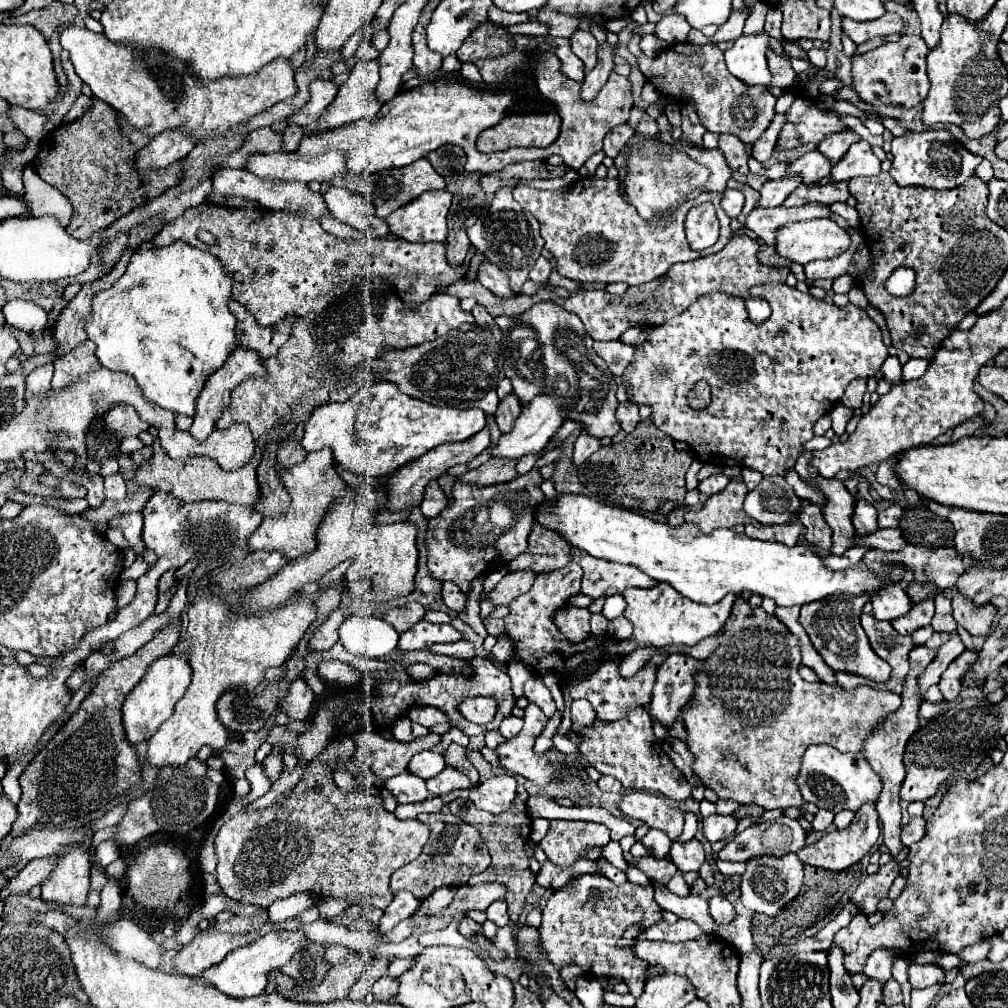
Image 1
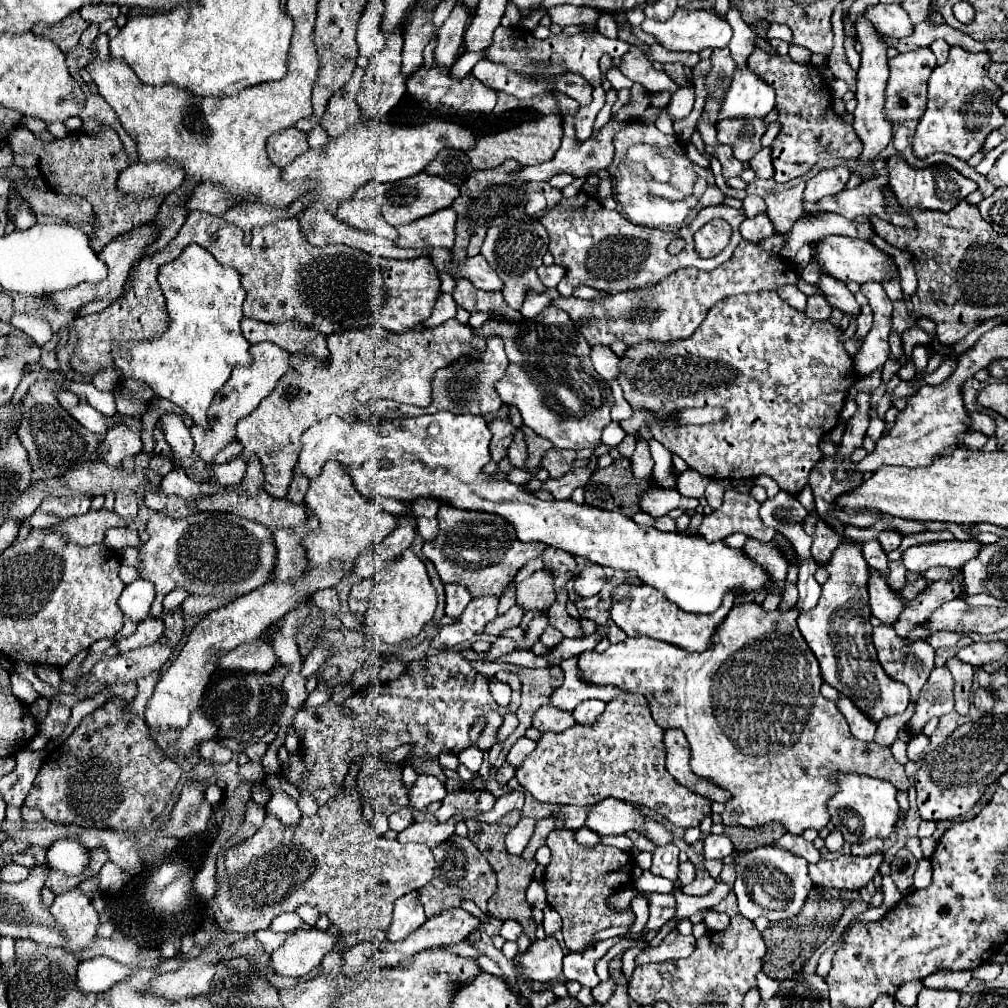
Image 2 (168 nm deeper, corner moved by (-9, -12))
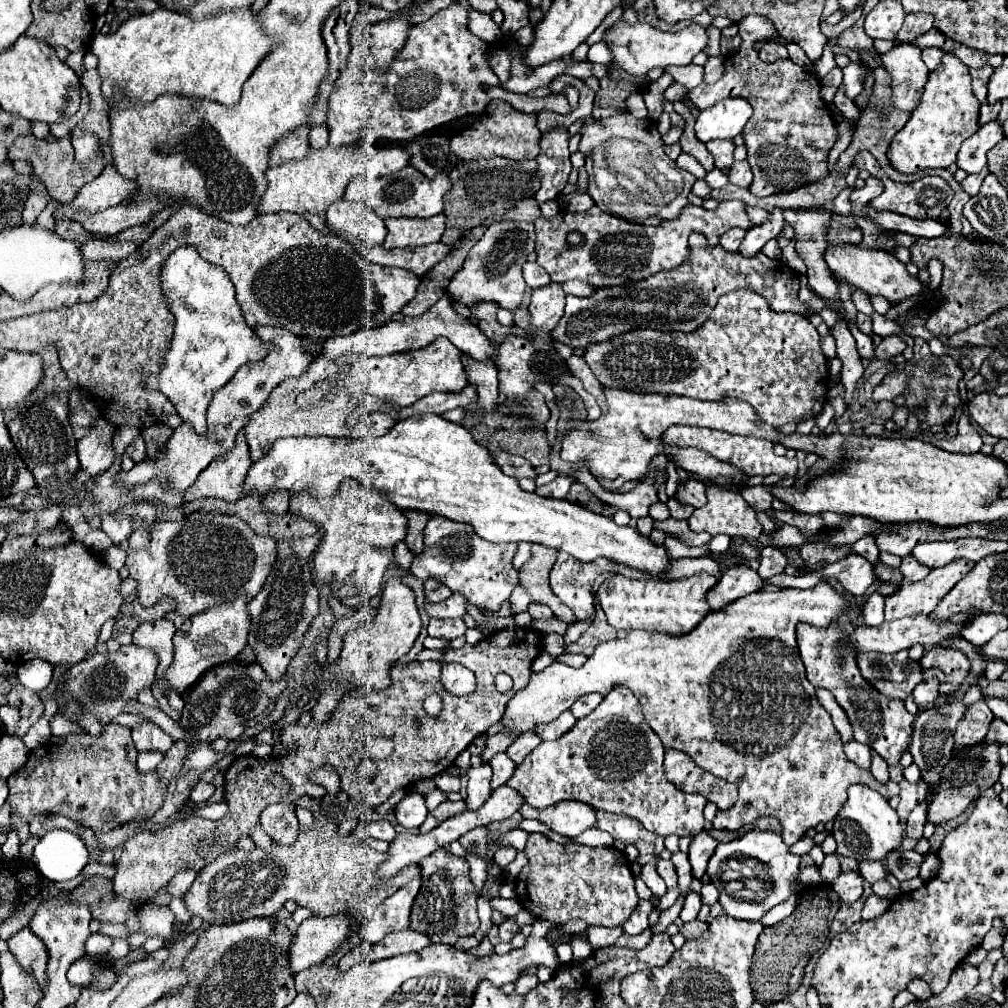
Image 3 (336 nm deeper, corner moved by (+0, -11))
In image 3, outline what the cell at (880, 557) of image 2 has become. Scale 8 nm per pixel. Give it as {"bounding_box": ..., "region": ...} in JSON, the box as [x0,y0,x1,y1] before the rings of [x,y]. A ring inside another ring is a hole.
{"bounding_box":[864,591,884,625],"region":[[[874,591],[866,605],[864,605],[864,621],[866,625],[880,625],[884,621],[884,595],[880,591]]]}

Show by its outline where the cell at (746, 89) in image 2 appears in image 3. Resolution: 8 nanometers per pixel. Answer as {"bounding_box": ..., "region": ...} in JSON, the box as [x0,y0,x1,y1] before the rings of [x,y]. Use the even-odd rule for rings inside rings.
{"bounding_box":[696,97,752,143],"region":[[[730,97],[718,101],[716,105],[700,111],[696,119],[696,137],[702,143],[708,143],[712,139],[736,137],[750,117],[752,117],[752,105],[742,97]]]}

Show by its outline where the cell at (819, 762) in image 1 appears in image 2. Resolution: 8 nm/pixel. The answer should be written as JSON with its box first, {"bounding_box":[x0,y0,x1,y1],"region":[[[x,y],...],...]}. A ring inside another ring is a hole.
{"bounding_box":[829,774,899,844],"region":[[[841,774],[837,776],[839,792],[829,800],[829,814],[833,826],[843,834],[843,840],[847,844],[863,844],[871,838],[887,840],[895,824],[899,820],[899,804],[895,800],[897,790],[891,782],[869,778],[869,776],[857,776],[857,774]]]}

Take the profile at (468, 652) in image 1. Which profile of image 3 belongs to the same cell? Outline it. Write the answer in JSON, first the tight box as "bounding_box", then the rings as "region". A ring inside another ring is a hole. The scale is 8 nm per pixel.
{"bounding_box":[528,603,552,619],"region":[[[530,603],[528,613],[530,613],[532,619],[550,619],[552,617],[552,611],[544,605],[538,605],[538,603]]]}

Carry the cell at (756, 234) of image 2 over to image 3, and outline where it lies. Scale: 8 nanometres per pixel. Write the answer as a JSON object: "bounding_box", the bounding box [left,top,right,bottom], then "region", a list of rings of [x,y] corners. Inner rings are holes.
{"bounding_box":[720,229,746,251],"region":[[[730,229],[730,231],[726,231],[726,233],[720,237],[720,245],[722,245],[724,249],[728,249],[728,251],[738,251],[740,241],[744,239],[744,235],[746,235],[744,229]]]}

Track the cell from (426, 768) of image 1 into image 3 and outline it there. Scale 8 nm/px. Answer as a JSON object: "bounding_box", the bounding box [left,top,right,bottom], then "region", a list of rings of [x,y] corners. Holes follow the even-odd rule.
{"bounding_box":[394,793,428,829],"region":[[[408,793],[394,809],[396,821],[406,829],[420,827],[422,821],[426,819],[426,813],[428,813],[428,809],[424,805],[424,795],[420,795],[420,793]]]}

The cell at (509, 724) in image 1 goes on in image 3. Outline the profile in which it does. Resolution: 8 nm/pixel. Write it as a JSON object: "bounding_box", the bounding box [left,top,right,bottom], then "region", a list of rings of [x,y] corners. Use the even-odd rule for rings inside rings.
{"bounding_box":[490,751,516,789],"region":[[[506,751],[496,753],[496,755],[492,757],[492,761],[490,761],[490,767],[492,767],[492,771],[494,771],[494,775],[492,775],[492,787],[494,787],[494,789],[500,787],[500,785],[504,785],[504,783],[512,777],[512,773],[514,773],[514,769],[516,769],[514,761],[508,757]]]}

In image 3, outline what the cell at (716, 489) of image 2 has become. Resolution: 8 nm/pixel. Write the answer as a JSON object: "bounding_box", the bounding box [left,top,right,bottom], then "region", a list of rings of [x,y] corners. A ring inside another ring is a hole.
{"bounding_box":[678,479,706,507],"region":[[[690,479],[680,491],[678,497],[682,503],[692,507],[704,507],[706,505],[706,485],[698,479]]]}

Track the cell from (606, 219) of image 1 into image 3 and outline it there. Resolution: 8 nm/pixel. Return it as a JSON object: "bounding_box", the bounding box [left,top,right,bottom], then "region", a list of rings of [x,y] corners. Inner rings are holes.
{"bounding_box":[534,199,752,287],"region":[[[736,199],[722,201],[714,211],[696,205],[686,205],[678,219],[662,221],[662,225],[656,227],[630,223],[616,215],[604,213],[598,207],[592,207],[582,213],[560,211],[552,219],[538,217],[534,221],[538,265],[544,267],[550,279],[558,283],[580,279],[588,281],[592,287],[612,287],[624,285],[628,281],[640,281],[658,271],[668,271],[682,265],[690,253],[688,235],[694,231],[704,233],[708,237],[708,245],[716,247],[720,243],[722,233],[726,233],[728,229],[750,229],[752,223],[748,221],[744,207],[746,205]],[[574,231],[582,235],[582,243],[578,245],[568,243],[568,235]]]}

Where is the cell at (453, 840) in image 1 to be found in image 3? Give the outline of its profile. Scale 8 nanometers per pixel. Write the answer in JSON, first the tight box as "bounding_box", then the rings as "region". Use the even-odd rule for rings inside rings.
{"bounding_box":[410,847,480,945],"region":[[[440,847],[436,853],[424,857],[422,867],[422,887],[414,901],[410,915],[410,929],[418,929],[420,933],[430,935],[434,943],[450,943],[454,945],[458,937],[472,935],[480,921],[476,915],[476,899],[474,883],[470,879],[470,865],[466,857],[456,857],[450,849]]]}

